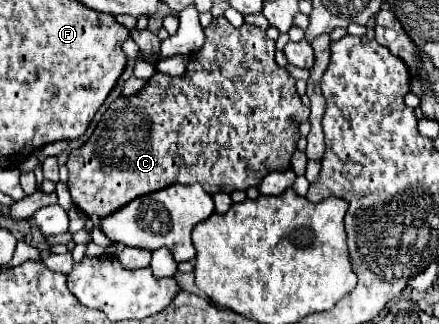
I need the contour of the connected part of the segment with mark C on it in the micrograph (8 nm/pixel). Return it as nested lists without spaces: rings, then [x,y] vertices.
[[[224,16],[214,18],[212,24],[204,28],[204,34],[206,42],[198,52],[190,54],[184,76],[154,74],[134,96],[114,100],[88,142],[68,154],[68,188],[74,204],[86,216],[108,216],[130,200],[176,182],[198,182],[208,194],[232,194],[234,190],[258,186],[270,172],[290,168],[290,158],[300,138],[298,126],[308,120],[310,108],[300,102],[294,86],[296,80],[286,68],[274,62],[274,40],[270,40],[264,30],[250,24],[234,28]]]

